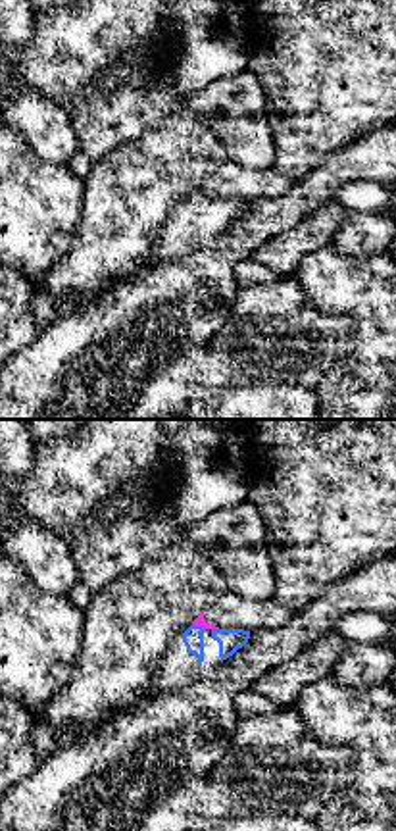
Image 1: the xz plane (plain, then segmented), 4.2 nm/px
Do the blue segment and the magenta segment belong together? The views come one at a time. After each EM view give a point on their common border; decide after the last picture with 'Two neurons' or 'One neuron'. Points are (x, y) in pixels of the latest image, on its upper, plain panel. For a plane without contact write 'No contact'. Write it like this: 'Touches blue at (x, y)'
Touches blue at (198, 195)

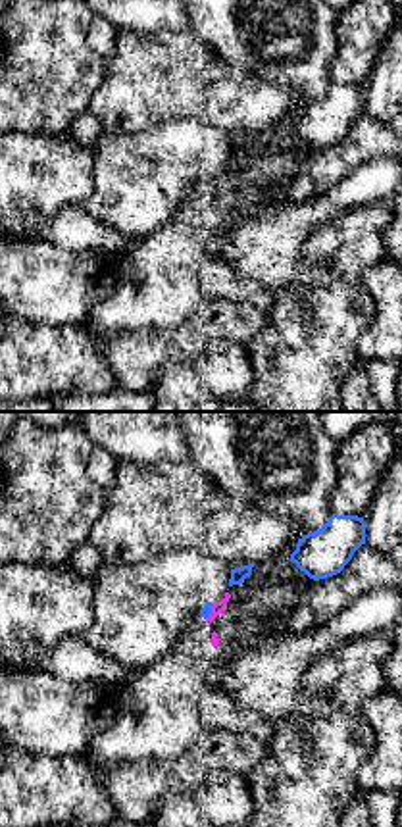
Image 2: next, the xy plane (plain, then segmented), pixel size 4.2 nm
Touches blue at (210, 181)

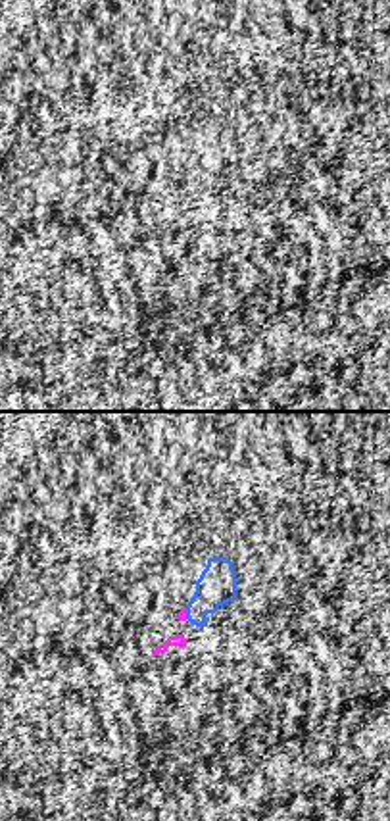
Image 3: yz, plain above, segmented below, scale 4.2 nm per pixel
Touches blue at (187, 183)

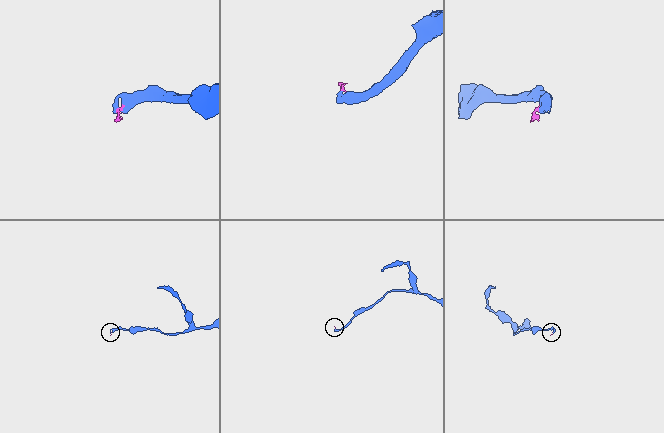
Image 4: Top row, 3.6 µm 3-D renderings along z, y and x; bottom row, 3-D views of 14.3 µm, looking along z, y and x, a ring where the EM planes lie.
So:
Two neurons

